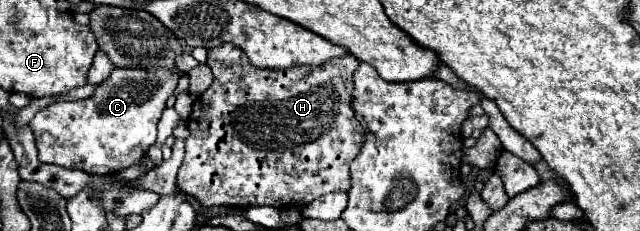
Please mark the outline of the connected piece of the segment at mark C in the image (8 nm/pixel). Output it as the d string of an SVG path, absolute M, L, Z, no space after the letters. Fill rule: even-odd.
M114 69L90 99L72 103L56 101L40 109L29 123L34 129L38 159L42 163L102 175L130 167L154 143L156 125L176 83L178 77L166 69L158 69L156 73L144 69Z

